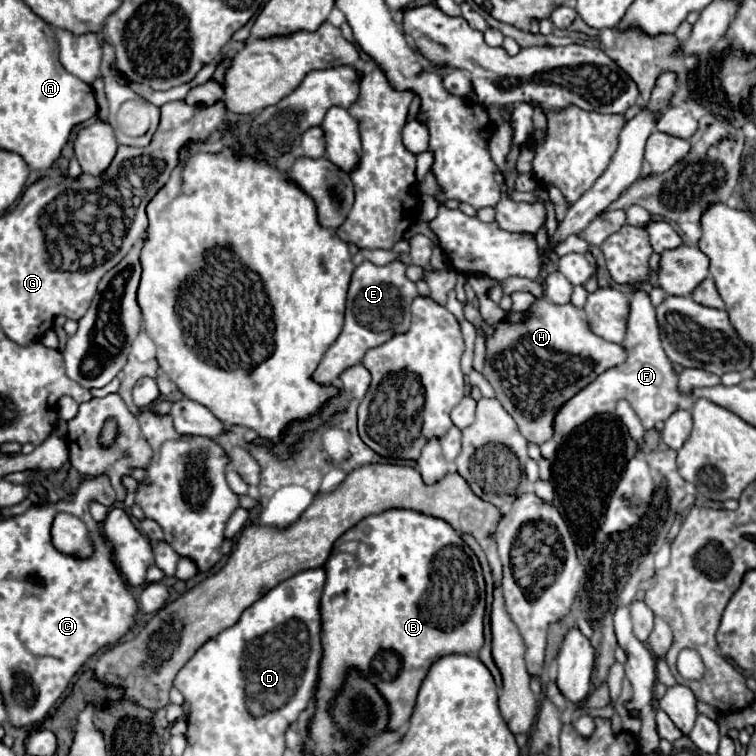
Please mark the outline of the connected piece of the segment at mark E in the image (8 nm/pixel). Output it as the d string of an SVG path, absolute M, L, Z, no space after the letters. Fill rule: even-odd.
M363 261L355 267L351 277L351 287L347 295L347 311L345 311L345 327L337 341L323 355L313 379L317 383L333 383L347 367L361 363L367 349L377 347L389 341L393 335L405 333L411 323L411 301L417 297L415 283L405 277L405 265L401 261L393 261L389 265L377 267L369 261Z

